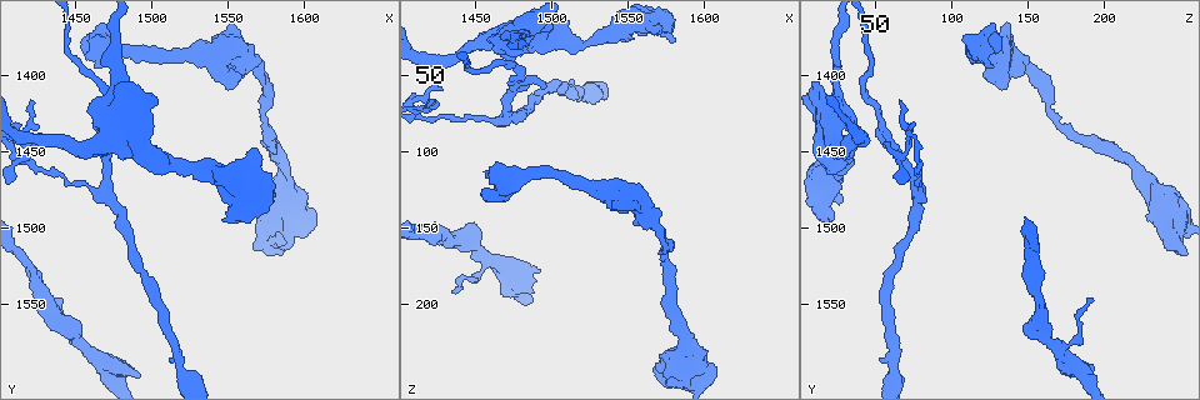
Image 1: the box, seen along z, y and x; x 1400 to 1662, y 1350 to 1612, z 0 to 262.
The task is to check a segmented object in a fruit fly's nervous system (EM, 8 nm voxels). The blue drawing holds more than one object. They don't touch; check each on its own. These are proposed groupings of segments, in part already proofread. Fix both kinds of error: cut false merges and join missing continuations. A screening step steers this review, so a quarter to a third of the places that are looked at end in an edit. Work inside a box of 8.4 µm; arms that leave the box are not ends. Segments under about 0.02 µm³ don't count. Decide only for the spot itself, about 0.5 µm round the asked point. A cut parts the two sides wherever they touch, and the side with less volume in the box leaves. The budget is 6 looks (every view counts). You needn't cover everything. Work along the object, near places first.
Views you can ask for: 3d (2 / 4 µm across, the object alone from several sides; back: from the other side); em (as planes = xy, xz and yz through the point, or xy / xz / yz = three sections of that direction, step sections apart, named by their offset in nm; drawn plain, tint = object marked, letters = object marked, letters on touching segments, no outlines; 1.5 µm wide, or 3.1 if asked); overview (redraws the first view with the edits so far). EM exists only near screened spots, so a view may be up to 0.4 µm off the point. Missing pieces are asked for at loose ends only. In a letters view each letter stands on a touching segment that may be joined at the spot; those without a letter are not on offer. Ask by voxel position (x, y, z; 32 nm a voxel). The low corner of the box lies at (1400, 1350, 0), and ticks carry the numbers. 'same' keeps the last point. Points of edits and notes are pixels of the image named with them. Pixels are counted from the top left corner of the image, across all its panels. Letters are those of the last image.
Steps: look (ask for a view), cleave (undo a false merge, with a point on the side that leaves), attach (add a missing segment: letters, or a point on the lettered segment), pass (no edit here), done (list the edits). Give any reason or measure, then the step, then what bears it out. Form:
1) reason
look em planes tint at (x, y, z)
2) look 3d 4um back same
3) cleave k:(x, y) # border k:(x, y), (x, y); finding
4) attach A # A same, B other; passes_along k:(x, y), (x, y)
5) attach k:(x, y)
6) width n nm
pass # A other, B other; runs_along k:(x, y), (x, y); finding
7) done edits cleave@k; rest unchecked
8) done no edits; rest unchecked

look 3d 4um at (1580, 1478, 26)

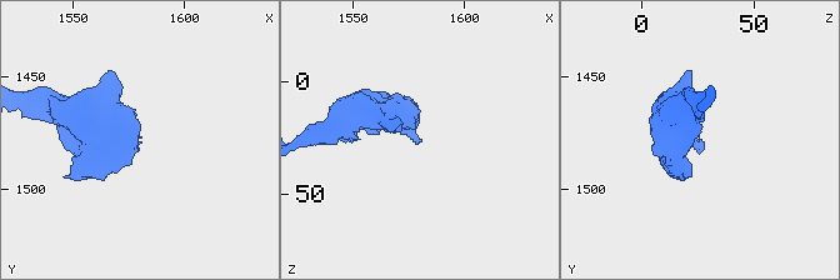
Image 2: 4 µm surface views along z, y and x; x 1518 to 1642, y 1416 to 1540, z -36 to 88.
look em xz step 8 letters at (1581, 1477, 26)

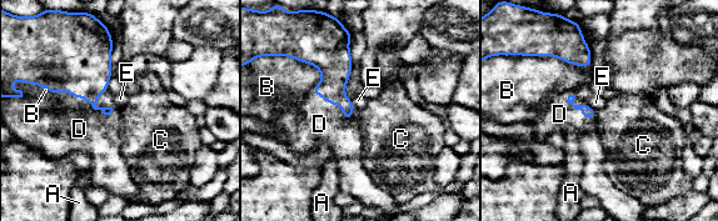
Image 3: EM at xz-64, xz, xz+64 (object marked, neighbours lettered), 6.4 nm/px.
look em planes letters same

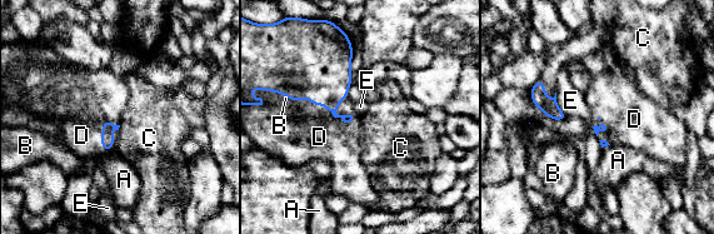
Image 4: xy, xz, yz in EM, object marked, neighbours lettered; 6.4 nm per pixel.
attach D # A other, B other, C other, D same, E other; the cell continues

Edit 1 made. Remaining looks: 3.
branch stops here
look 3d 2um back at (1490, 1598, 178)

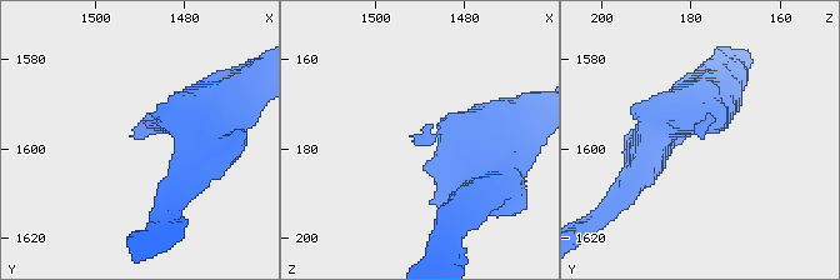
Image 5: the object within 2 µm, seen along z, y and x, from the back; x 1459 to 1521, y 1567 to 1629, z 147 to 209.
shape alone is not enough
look em planes letters at (1491, 1598, 178)

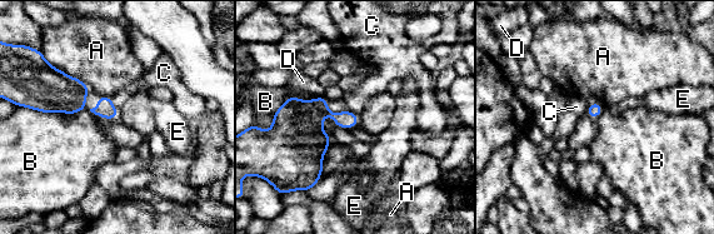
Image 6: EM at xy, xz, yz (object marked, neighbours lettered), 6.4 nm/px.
pass # A other, B other, C other, D other, E other; none of them fits

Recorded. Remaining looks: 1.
done edits attach@4; rest unchecked

